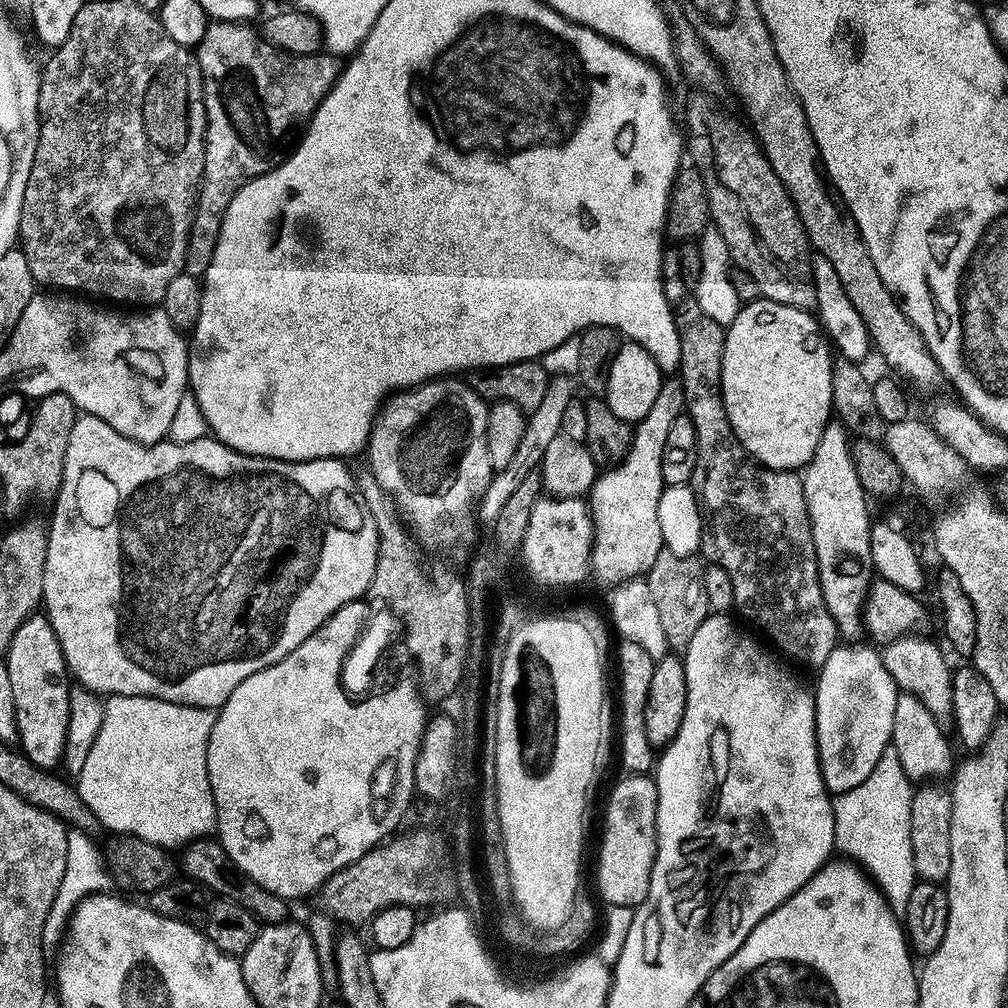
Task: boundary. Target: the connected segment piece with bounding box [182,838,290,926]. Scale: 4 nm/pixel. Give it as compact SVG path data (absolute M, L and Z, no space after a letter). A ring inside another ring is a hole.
M205 838L191 841L183 849L184 866L182 862L182 872L185 872L189 881L203 886L209 893L225 900L238 902L250 914L256 917L261 925L282 924L289 919L289 901L280 896L276 896L270 890L266 890L258 882L254 882L244 873L241 868L226 854L226 850L220 844L219 839ZM185 851L185 852L184 852ZM216 892L216 893L215 893Z

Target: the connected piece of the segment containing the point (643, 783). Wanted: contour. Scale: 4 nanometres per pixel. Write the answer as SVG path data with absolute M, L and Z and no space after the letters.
M628 774L612 788L604 808L604 833L600 836L600 857L596 860L596 888L605 905L635 909L650 890L650 874L656 857L656 811L658 790L655 779L648 774Z

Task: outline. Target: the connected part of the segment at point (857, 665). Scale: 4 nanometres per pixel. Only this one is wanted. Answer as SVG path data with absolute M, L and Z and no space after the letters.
M848 642L837 646L819 668L817 676L820 677L816 680L816 688L814 687L816 749L820 759L820 773L824 779L824 787L832 794L849 792L854 790L854 786L866 782L866 778L870 778L870 770L878 766L878 758L882 758L892 742L898 689L892 675L886 670L883 655L875 647L863 648L862 645L860 642Z

